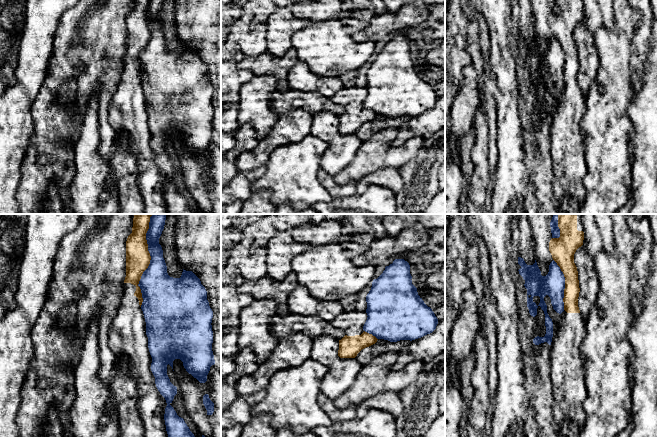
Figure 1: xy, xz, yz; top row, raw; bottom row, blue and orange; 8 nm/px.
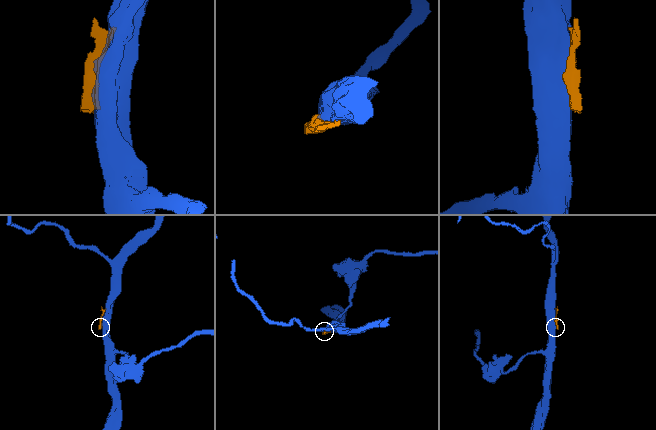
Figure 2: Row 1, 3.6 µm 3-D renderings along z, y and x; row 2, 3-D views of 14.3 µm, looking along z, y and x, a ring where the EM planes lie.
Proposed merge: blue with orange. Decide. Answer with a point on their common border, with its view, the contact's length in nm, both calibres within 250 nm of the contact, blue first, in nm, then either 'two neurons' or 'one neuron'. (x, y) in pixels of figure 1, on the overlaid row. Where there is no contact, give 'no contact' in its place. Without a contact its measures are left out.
meets blue in xy at (150, 260); contact 750 nm long; 280 nm thick on the blue side, 190 nm on the other; two neurons

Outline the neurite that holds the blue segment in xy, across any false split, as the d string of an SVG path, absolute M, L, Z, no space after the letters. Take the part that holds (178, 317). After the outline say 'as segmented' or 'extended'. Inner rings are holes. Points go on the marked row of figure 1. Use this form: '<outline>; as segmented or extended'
M152 214L150 217L146 240L151 260L138 284L143 298L141 309L146 322L148 348L152 357L150 368L155 377L156 387L167 403L164 420L168 437L197 438L190 431L184 419L179 417L170 405L177 394L177 387L170 382L167 375L167 365L169 364L173 369L173 361L180 359L186 371L200 383L207 381L210 367L215 364L212 351L213 331L211 325L213 311L209 306L205 287L192 271L183 269L180 278L173 278L168 275L163 250L159 244L165 220L166 214Z; as segmented

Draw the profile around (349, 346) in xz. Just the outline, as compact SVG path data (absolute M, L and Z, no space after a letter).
M344 311L333 323L335 327L345 332L345 336L339 340L340 358L355 358L362 349L377 342L375 336L363 330L367 317L366 312Z

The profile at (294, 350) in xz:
M298 332L286 338L279 338L268 360L258 365L252 374L241 377L236 390L239 395L247 396L267 390L274 373L301 365L311 358L313 337Z

